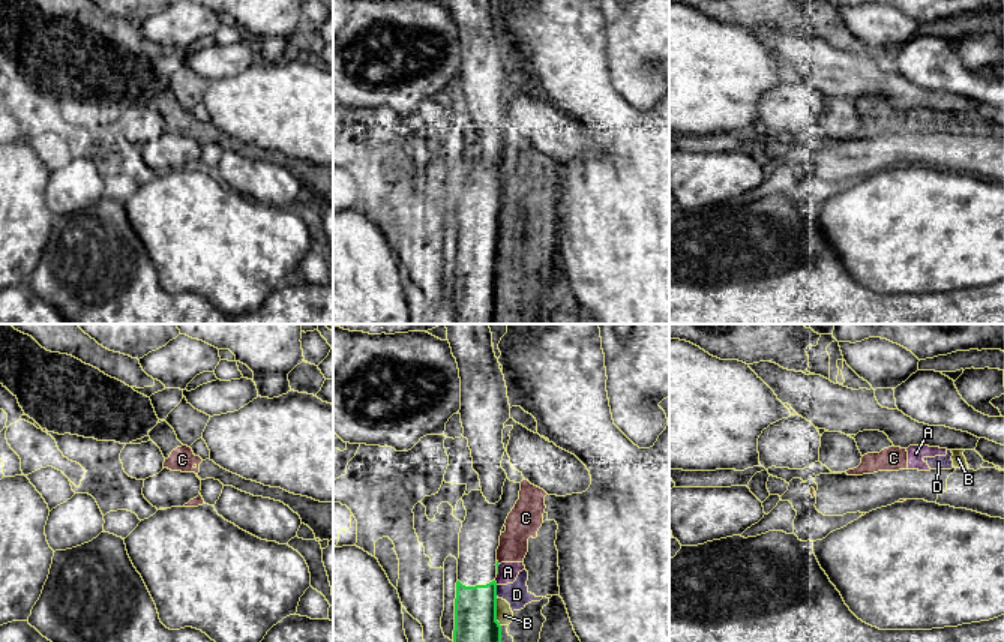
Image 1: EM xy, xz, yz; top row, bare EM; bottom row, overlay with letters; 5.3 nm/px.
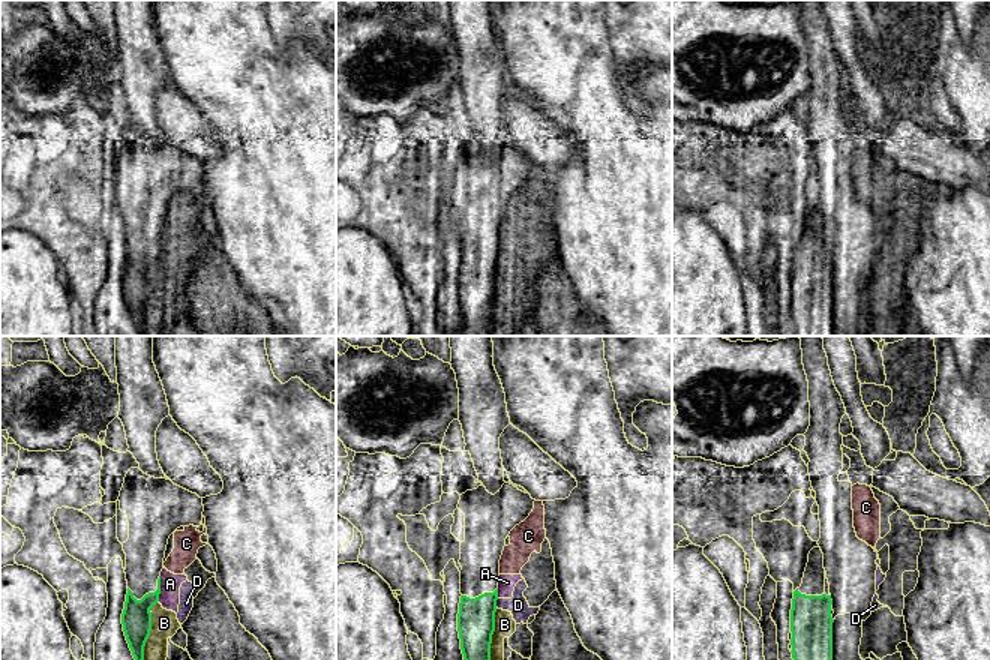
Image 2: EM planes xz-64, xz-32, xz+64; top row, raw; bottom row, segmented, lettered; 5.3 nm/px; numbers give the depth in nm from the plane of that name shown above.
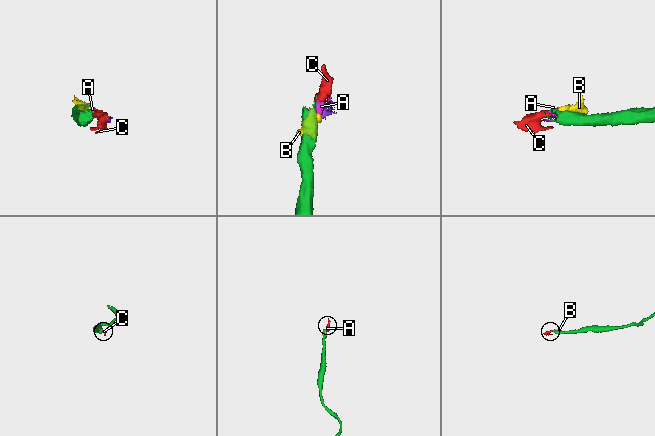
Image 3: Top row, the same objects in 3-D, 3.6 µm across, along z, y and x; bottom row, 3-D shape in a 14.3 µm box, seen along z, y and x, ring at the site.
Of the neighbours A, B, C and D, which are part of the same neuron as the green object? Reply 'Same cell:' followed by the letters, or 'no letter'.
Same cell: no letter

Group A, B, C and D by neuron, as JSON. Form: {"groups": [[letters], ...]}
{"groups": [["A", "B", "C", "D"]]}

